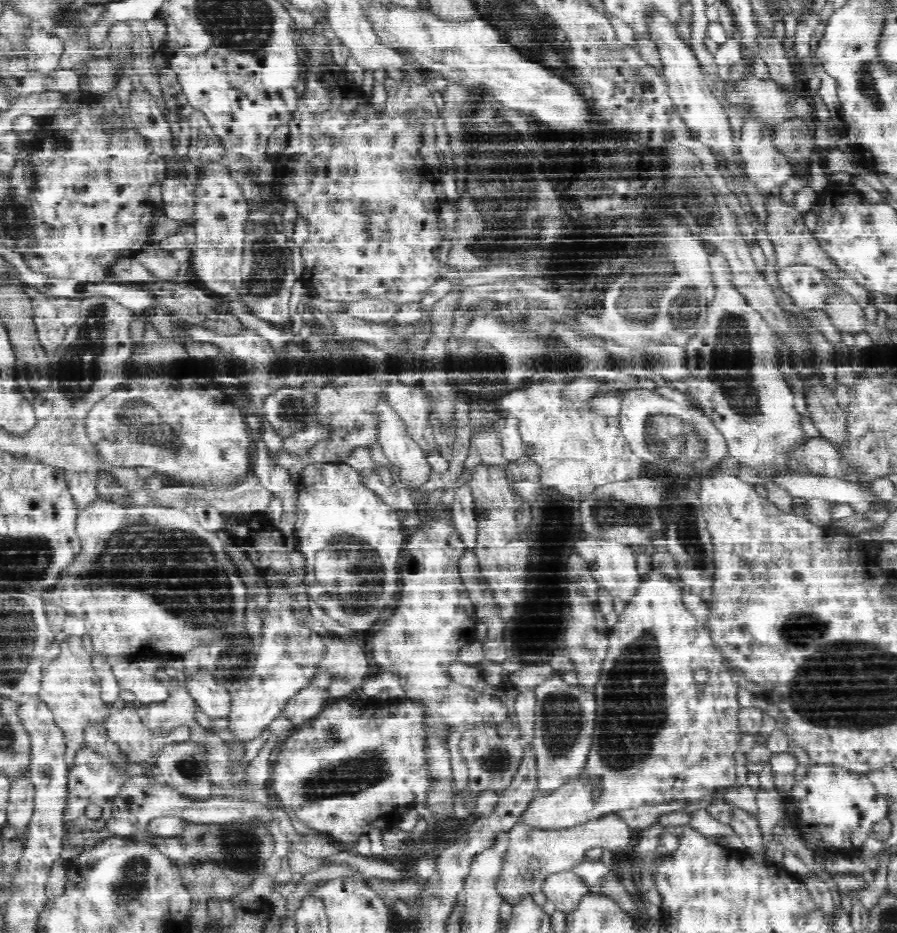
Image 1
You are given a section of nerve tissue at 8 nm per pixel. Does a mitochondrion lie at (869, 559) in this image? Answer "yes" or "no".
no

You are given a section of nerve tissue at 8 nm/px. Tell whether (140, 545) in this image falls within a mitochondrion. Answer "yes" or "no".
yes

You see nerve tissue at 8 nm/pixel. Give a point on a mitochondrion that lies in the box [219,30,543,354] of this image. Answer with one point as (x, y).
(475, 143)

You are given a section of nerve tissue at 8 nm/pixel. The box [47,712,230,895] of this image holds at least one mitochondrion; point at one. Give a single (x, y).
(190, 766)

